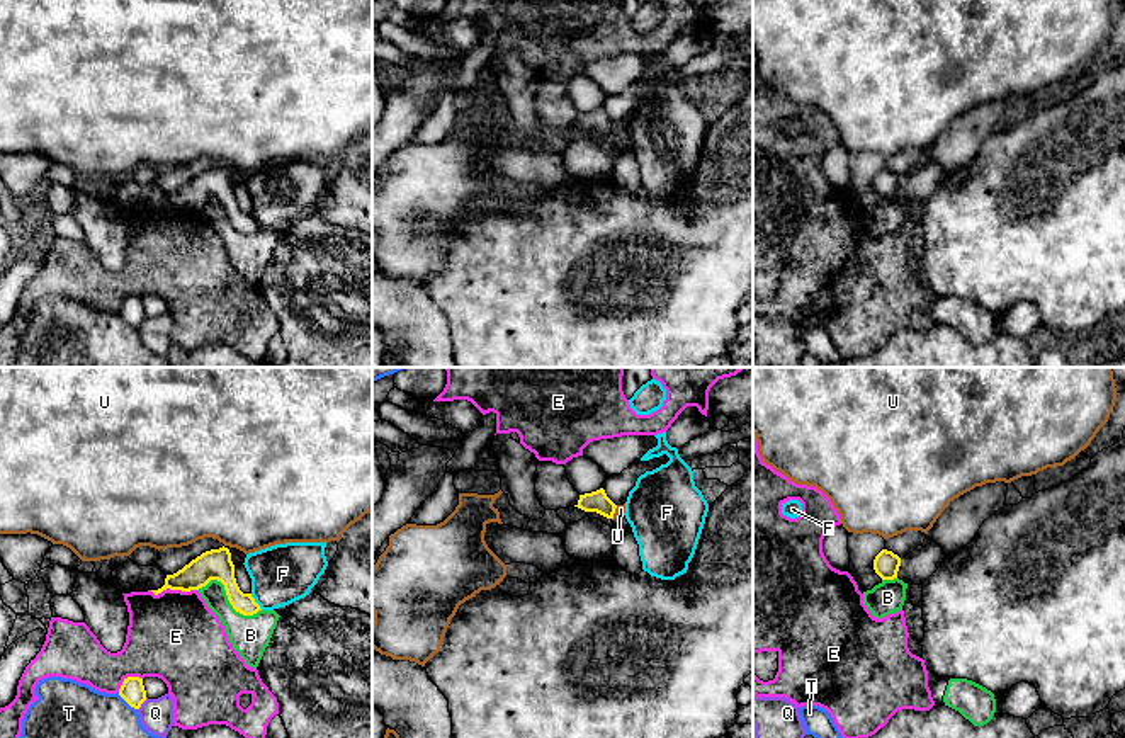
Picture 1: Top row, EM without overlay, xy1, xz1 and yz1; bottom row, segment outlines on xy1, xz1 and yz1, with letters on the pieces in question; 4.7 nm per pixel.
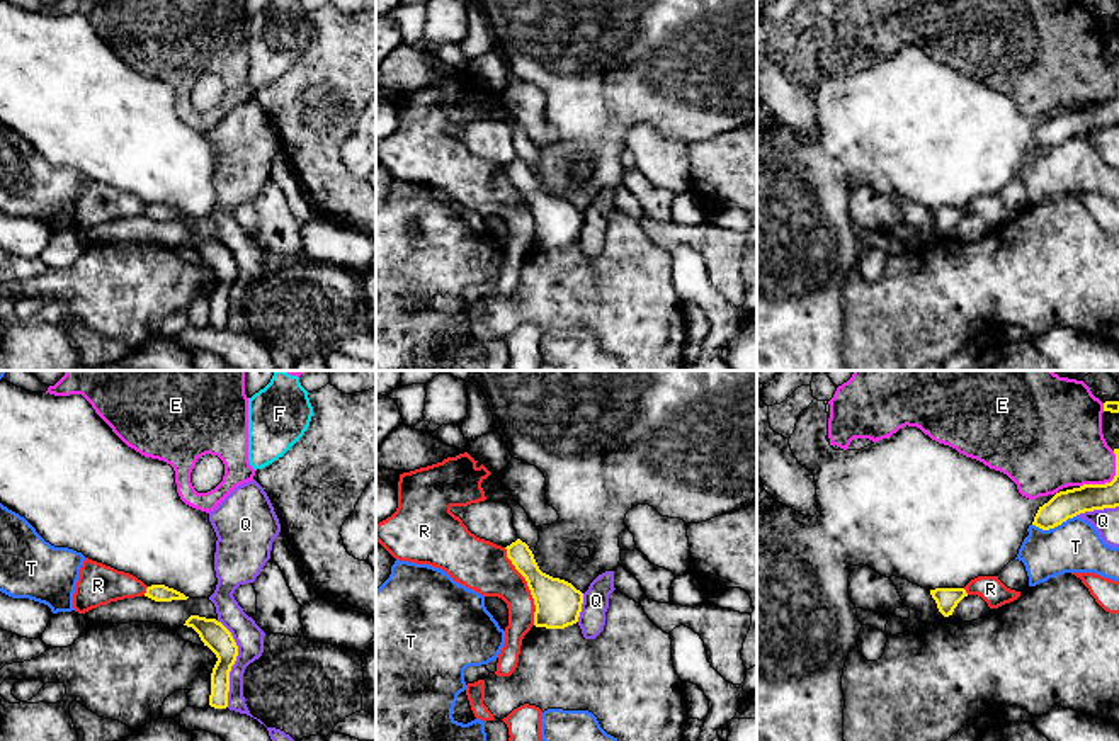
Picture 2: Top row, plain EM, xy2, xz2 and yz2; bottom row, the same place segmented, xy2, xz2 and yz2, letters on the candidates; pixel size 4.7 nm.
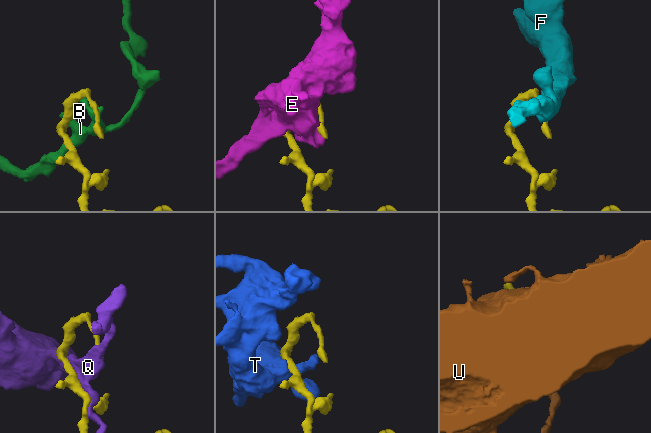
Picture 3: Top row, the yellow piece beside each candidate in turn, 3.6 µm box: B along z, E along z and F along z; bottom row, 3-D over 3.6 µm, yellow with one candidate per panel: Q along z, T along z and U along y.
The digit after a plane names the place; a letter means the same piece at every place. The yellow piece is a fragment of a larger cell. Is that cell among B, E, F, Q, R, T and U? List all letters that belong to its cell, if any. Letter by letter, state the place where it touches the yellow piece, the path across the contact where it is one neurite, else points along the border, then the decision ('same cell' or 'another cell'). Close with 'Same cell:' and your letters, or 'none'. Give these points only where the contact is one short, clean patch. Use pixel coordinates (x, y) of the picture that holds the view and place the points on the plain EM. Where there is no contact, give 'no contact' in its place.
B: meets yellow in xy1 at (228, 216); border along xy1 (197, 208), (218, 199), (237, 230), (260, 230); another cell
E: meets yellow in yz2 at (1111, 101); another cell
F: meets yellow in xy1 at (255, 221); another cell
Q: meets yellow in xy2 at (233, 282); another cell
R: meets yellow in xz2 at (528, 204); border along xz2 (504, 167), (511, 182), (526, 201), (534, 225), (534, 243); another cell
T: meets yellow in yz2 at (1053, 147); another cell
U: meets yellow in xz1 at (614, 131); runs through xz1 (599, 121), (614, 131), (621, 128); same cell
Same cell: U

